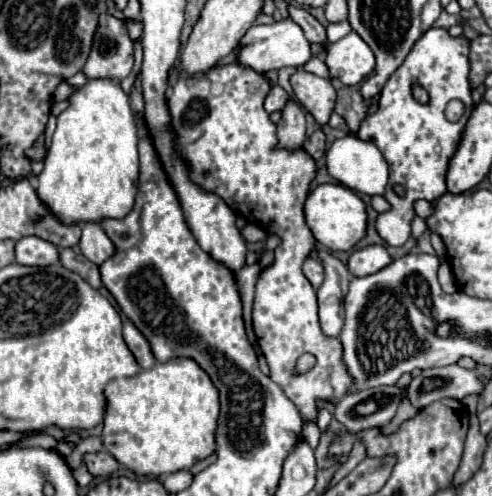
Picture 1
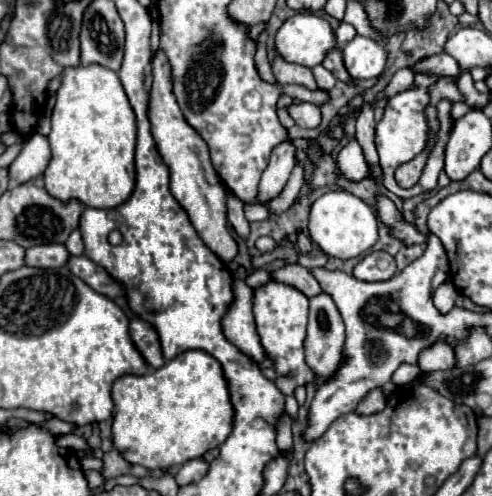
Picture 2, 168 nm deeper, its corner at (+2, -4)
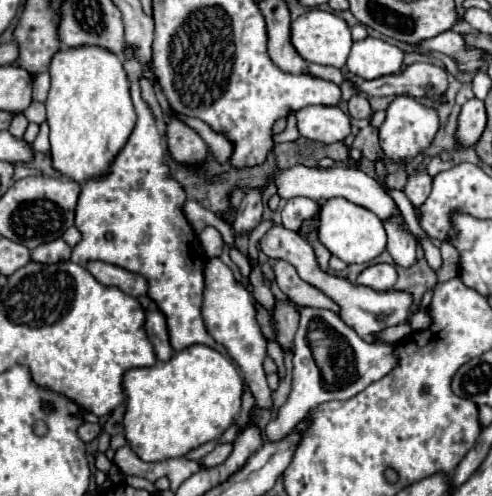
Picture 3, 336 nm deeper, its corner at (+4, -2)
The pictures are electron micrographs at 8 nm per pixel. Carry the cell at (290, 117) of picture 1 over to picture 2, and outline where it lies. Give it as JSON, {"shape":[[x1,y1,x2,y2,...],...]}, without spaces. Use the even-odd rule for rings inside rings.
{"shape":[[286,140,274,148,268,168,262,172,256,202,266,206,270,200,274,200,286,186,292,168,294,168,294,146,290,140]]}

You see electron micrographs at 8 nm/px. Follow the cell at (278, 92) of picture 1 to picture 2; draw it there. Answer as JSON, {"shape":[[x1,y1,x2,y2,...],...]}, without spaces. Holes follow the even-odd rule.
{"shape":[[308,102,292,104,288,108,288,112,300,128,318,128,322,122,322,114,320,114,320,108,316,104,308,104]]}

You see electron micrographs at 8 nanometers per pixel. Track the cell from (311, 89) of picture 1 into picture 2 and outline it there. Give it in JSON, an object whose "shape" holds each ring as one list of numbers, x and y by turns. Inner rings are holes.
{"shape":[[276,56,272,60,272,72,280,84,300,84,300,86,306,86,310,90,318,88,310,68,304,68,300,64,290,64,280,56]]}

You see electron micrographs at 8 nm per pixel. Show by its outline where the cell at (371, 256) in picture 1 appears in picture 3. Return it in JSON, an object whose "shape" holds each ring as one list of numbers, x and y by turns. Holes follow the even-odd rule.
{"shape":[[386,262,372,264,360,272,356,284,370,286,374,290,390,290,396,284,396,268,394,264,386,264]]}

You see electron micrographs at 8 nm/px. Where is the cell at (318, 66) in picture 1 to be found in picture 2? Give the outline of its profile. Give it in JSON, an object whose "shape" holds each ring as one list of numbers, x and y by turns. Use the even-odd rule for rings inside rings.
{"shape":[[316,66,316,68,312,68,312,72,314,72,314,78,316,78,318,88,322,88,322,90,330,90,330,88,334,88,336,78,332,76,330,70,326,70,324,66]]}

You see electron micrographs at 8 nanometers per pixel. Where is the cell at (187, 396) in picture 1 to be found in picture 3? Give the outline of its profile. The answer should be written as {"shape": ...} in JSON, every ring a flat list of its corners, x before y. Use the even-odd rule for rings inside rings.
{"shape":[[194,344,176,352,168,362,128,370,122,378,122,388,126,394,126,442,140,460,162,462,180,458,186,452,220,438,240,412,244,384,230,358,214,348]]}

